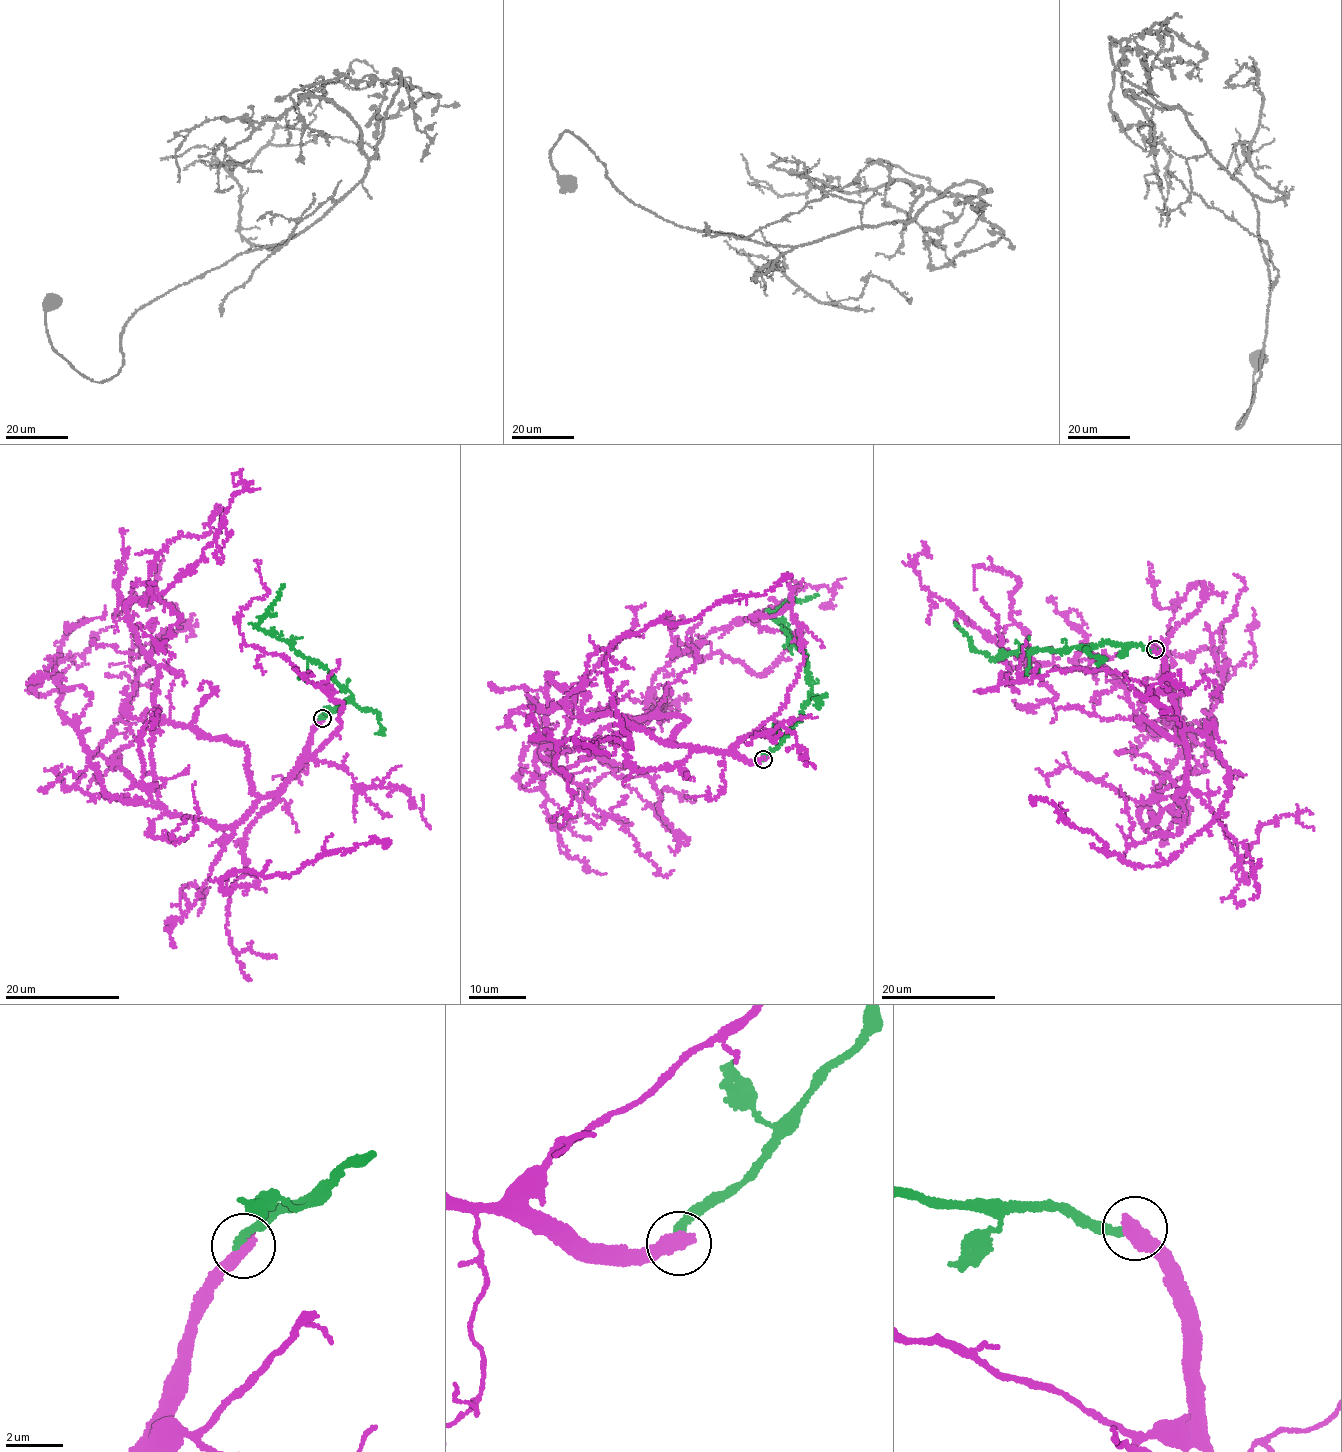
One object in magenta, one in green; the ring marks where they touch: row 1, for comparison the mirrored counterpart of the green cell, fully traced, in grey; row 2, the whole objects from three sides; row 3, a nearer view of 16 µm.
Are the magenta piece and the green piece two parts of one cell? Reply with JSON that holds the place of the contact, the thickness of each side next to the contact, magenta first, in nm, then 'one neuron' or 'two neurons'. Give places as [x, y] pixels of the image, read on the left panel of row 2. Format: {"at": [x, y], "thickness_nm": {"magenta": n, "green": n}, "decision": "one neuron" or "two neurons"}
{"at": [322, 718], "thickness_nm": {"magenta": 500, "green": 300}, "decision": "two neurons"}

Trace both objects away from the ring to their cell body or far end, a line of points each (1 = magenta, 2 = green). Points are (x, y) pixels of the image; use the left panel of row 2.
1: (321, 719), (289, 778), (257, 795), (240, 745), (156, 711), (158, 670), (124, 612), (193, 572), (242, 469)
2: (321, 719), (352, 695), (322, 665), (308, 660), (282, 639), (273, 637), (259, 627), (283, 585)

